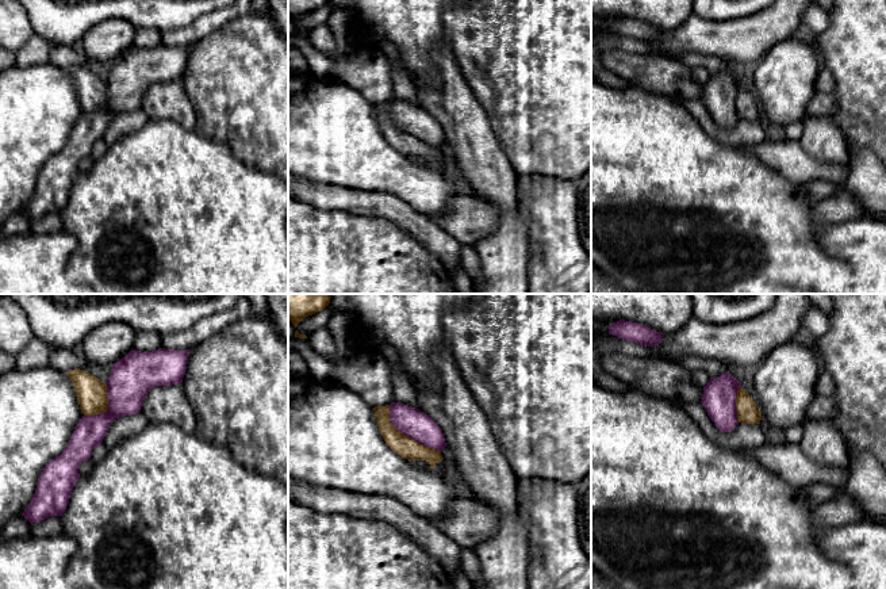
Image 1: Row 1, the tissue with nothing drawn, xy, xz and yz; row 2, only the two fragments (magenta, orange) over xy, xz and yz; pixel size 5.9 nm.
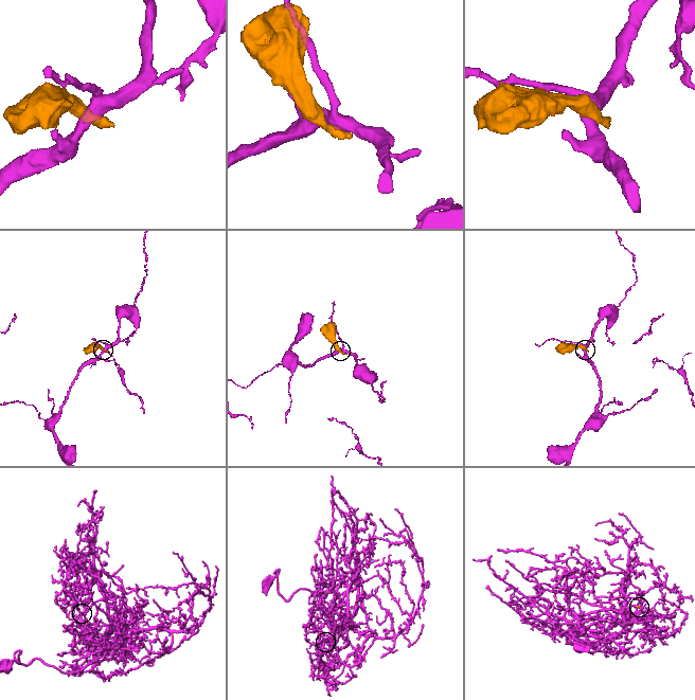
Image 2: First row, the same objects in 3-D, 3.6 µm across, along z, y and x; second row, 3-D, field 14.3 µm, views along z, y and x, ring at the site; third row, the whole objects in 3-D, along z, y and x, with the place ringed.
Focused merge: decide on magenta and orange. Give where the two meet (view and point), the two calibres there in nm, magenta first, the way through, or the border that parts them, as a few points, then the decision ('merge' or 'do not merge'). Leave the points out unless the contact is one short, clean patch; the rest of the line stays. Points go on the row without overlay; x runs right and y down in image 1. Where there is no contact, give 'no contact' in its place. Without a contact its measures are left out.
contact xz (407, 132); calibres 170 and 120 nm; border xz (388, 102), (388, 115), (401, 129), (440, 149); do not merge

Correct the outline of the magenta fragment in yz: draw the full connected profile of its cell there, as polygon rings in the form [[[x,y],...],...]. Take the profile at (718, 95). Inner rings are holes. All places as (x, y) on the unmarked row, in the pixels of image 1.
[[[726,68],[718,74],[710,74],[703,84],[701,100],[721,129],[732,129],[739,121],[736,93],[740,83],[741,79]]]

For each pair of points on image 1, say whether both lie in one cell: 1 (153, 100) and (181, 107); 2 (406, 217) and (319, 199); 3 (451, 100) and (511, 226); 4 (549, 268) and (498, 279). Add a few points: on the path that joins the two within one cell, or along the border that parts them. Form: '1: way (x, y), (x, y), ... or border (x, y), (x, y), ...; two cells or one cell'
1: way (160, 100), (169, 100), (175, 106); one cell
2: way (384, 205), (341, 199); one cell
3: way (467, 132), (484, 171), (501, 187), (505, 195); one cell
4: border (529, 243), (526, 279); two cells

